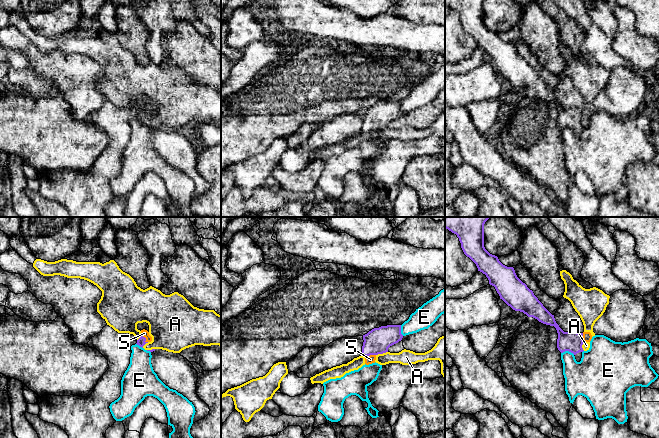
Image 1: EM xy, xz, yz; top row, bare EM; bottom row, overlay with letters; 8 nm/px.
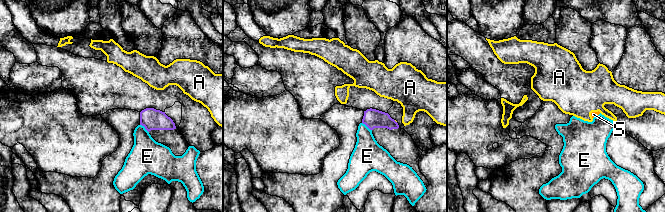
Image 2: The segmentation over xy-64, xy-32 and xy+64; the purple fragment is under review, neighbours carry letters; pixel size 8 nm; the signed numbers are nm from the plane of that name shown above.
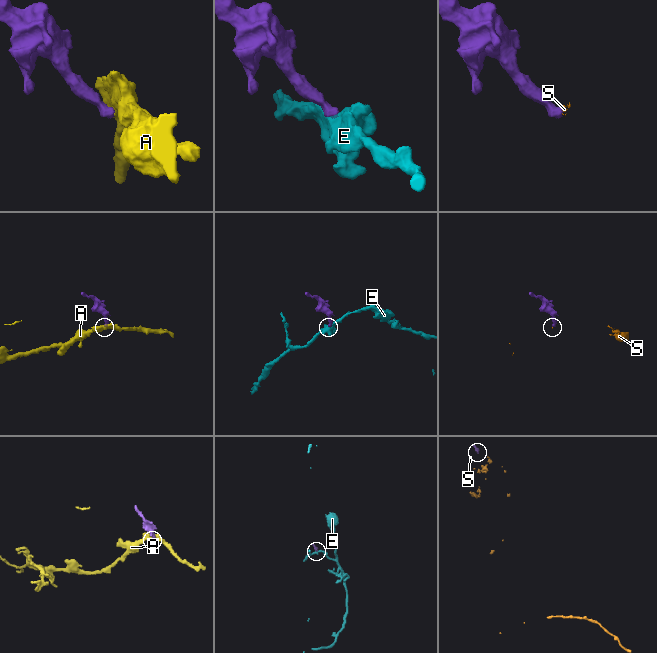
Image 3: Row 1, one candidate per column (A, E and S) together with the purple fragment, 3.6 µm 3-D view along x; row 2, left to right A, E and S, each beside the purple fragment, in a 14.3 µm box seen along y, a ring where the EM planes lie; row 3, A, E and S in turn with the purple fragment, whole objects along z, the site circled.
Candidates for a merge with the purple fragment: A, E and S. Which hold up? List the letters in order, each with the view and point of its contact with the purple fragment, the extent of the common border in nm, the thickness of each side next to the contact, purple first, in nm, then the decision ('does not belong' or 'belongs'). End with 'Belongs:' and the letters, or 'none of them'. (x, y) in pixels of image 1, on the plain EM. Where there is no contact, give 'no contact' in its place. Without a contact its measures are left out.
A: xz (381, 129) | 100 nm | 200/130 nm | does not belong
E: yz (568, 126) | 110 nm | 160/280 nm | does not belong
S: xy (145, 114) | 80 nm | 70/60 nm | does not belong
Belongs: none of them

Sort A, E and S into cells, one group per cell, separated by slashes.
A S / E

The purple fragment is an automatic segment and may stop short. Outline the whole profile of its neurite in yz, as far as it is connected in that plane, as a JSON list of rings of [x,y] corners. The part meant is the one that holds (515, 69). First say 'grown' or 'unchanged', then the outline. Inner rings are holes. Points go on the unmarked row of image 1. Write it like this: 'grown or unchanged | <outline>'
grown | [[[445,0],[445,4],[456,10],[461,19],[464,30],[469,33],[477,42],[478,47],[486,51],[489,60],[494,62],[497,69],[508,82],[515,87],[520,87],[528,93],[533,93],[539,98],[554,102],[558,109],[557,124],[563,129],[569,127],[574,130],[577,138],[581,137],[583,121],[583,109],[564,108],[556,99],[552,91],[534,71],[525,59],[516,51],[513,43],[503,41],[497,32],[490,30],[484,23],[484,0]]]

